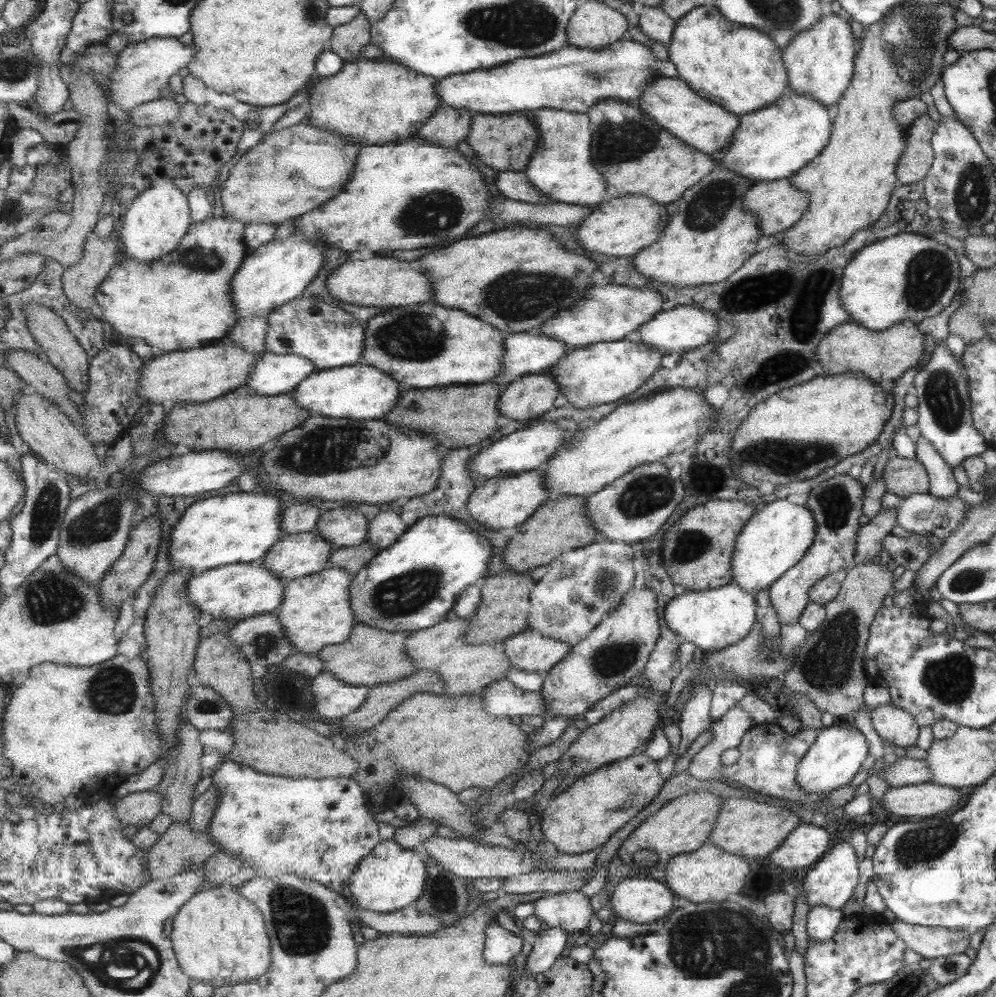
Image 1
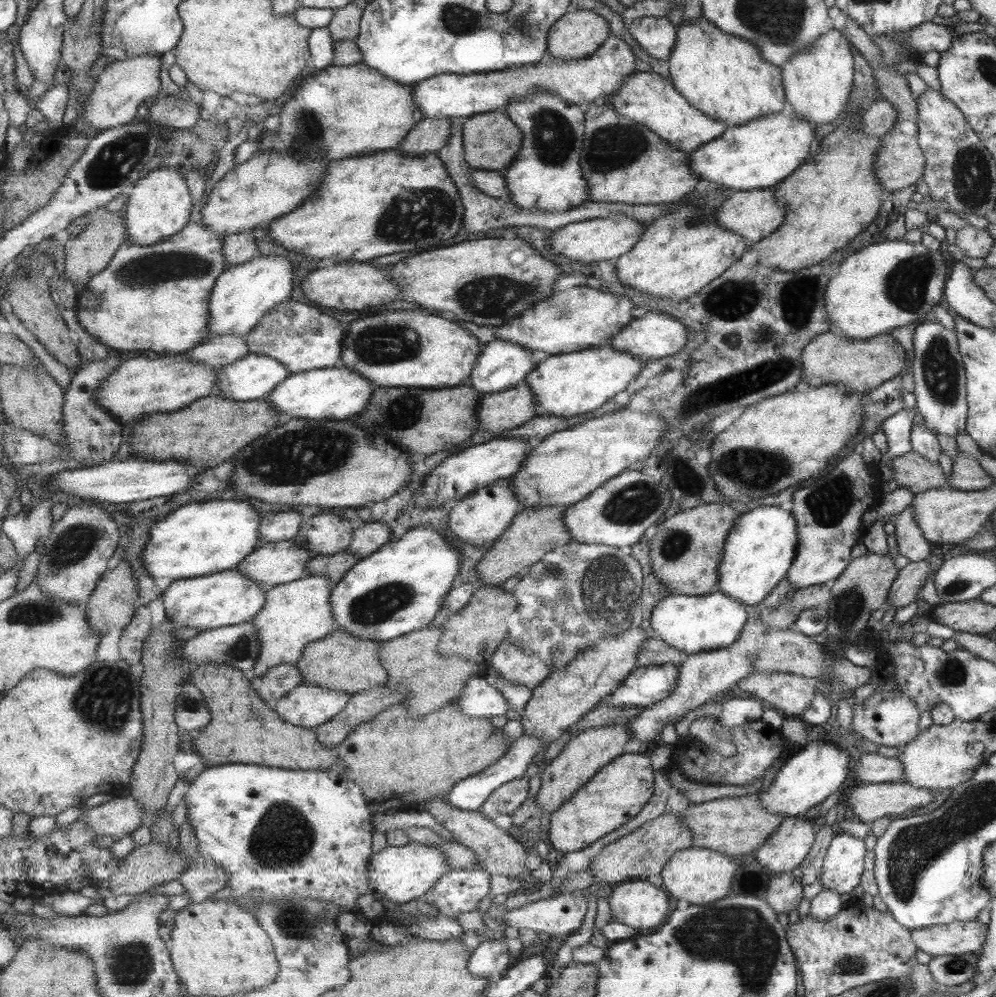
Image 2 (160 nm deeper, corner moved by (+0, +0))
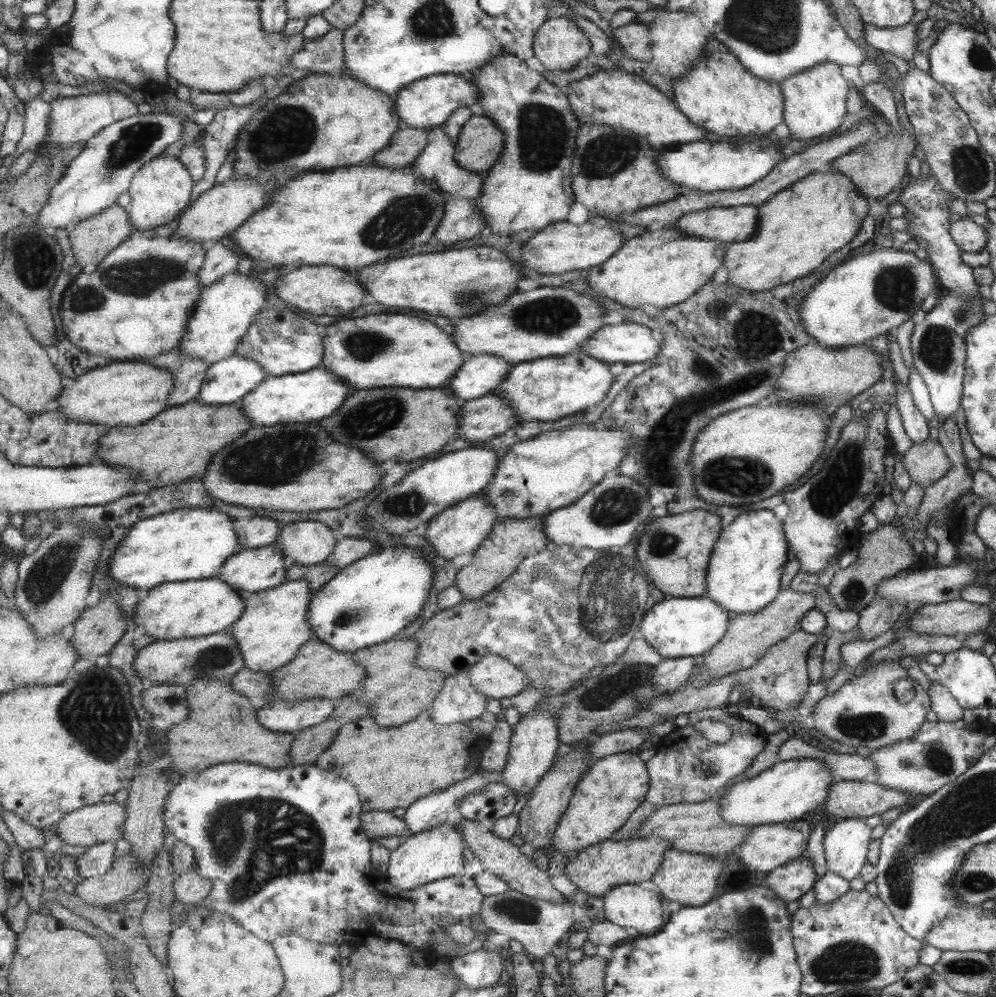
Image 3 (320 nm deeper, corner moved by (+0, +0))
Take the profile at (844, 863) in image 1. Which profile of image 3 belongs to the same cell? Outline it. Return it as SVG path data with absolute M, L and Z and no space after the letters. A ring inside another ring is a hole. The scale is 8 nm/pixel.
M860 818L843 819L834 823L832 828L824 832L822 846L826 860L826 867L829 871L835 871L842 876L847 882L857 877L859 870L865 864L866 854L871 838L871 829Z

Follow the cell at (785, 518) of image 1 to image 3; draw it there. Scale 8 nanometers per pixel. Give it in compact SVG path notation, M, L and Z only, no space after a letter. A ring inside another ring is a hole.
M758 509L741 512L732 522L723 526L723 536L718 536L706 568L706 590L704 595L722 606L731 615L755 613L766 608L781 590L781 578L789 556L789 545L785 544L784 528L770 510Z

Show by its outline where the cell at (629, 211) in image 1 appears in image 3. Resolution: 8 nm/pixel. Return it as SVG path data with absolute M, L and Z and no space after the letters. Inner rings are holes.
M559 221L538 232L539 234L533 235L525 242L522 258L523 268L535 269L537 273L541 274L589 270L599 264L606 263L624 241L612 223L597 228L588 221L580 225Z

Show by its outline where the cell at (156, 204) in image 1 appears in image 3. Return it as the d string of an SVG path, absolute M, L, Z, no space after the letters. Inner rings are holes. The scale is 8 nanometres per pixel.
M159 156L145 164L133 177L131 187L128 189L132 202L129 208L131 222L135 230L148 231L155 227L175 222L179 217L191 207L191 192L193 192L194 177L187 171L186 165L175 156Z

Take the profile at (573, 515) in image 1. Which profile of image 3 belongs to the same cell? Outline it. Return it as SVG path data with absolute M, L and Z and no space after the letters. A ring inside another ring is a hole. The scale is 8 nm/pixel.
M545 515L525 520L509 518L494 524L490 535L474 552L472 561L458 572L455 585L459 587L465 599L478 601L483 598L497 584L501 584L513 575L517 570L517 564L521 564L527 557L535 556L547 548L551 540L546 535L544 518Z

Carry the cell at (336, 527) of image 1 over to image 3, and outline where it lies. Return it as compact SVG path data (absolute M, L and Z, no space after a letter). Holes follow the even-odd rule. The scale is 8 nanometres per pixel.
M305 520L284 525L275 543L286 557L287 566L315 566L330 558L336 549L338 540L339 536L325 526L324 522Z

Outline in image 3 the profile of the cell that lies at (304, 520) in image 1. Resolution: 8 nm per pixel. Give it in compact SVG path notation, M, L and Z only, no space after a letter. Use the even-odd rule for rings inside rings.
M253 517L246 525L238 528L238 550L261 548L275 544L278 539L280 524L265 517Z

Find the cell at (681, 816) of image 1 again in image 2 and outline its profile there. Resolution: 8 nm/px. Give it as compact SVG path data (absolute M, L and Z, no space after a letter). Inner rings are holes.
M675 813L664 814L603 846L593 856L593 860L588 862L587 870L593 874L596 883L617 885L630 880L645 880L649 874L661 874L670 856L675 851L689 848L691 840L693 835L690 829L681 823L681 817Z

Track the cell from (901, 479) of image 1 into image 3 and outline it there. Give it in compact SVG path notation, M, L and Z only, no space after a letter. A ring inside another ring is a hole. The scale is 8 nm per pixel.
M927 437L912 445L902 454L910 480L923 488L930 487L935 481L950 471L950 459L940 442Z

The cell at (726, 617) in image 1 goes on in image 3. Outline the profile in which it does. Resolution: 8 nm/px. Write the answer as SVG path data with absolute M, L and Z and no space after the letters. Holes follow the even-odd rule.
M707 596L664 598L651 609L640 628L643 641L662 659L699 658L720 643L726 635L731 614Z

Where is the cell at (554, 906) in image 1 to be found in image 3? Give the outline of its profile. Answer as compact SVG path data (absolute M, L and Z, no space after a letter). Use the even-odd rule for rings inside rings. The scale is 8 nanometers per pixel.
M515 890L486 896L483 901L480 917L482 925L491 928L495 933L506 934L520 942L523 949L536 961L553 954L559 938L565 936L567 928L573 924L571 916L571 900L555 904L551 901L539 900Z

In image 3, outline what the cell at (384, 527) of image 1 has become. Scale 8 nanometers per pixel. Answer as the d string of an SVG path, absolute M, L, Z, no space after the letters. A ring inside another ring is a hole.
M343 536L339 538L336 549L330 558L326 560L326 563L344 569L377 549L373 540L361 540L361 538L355 538L354 536Z

